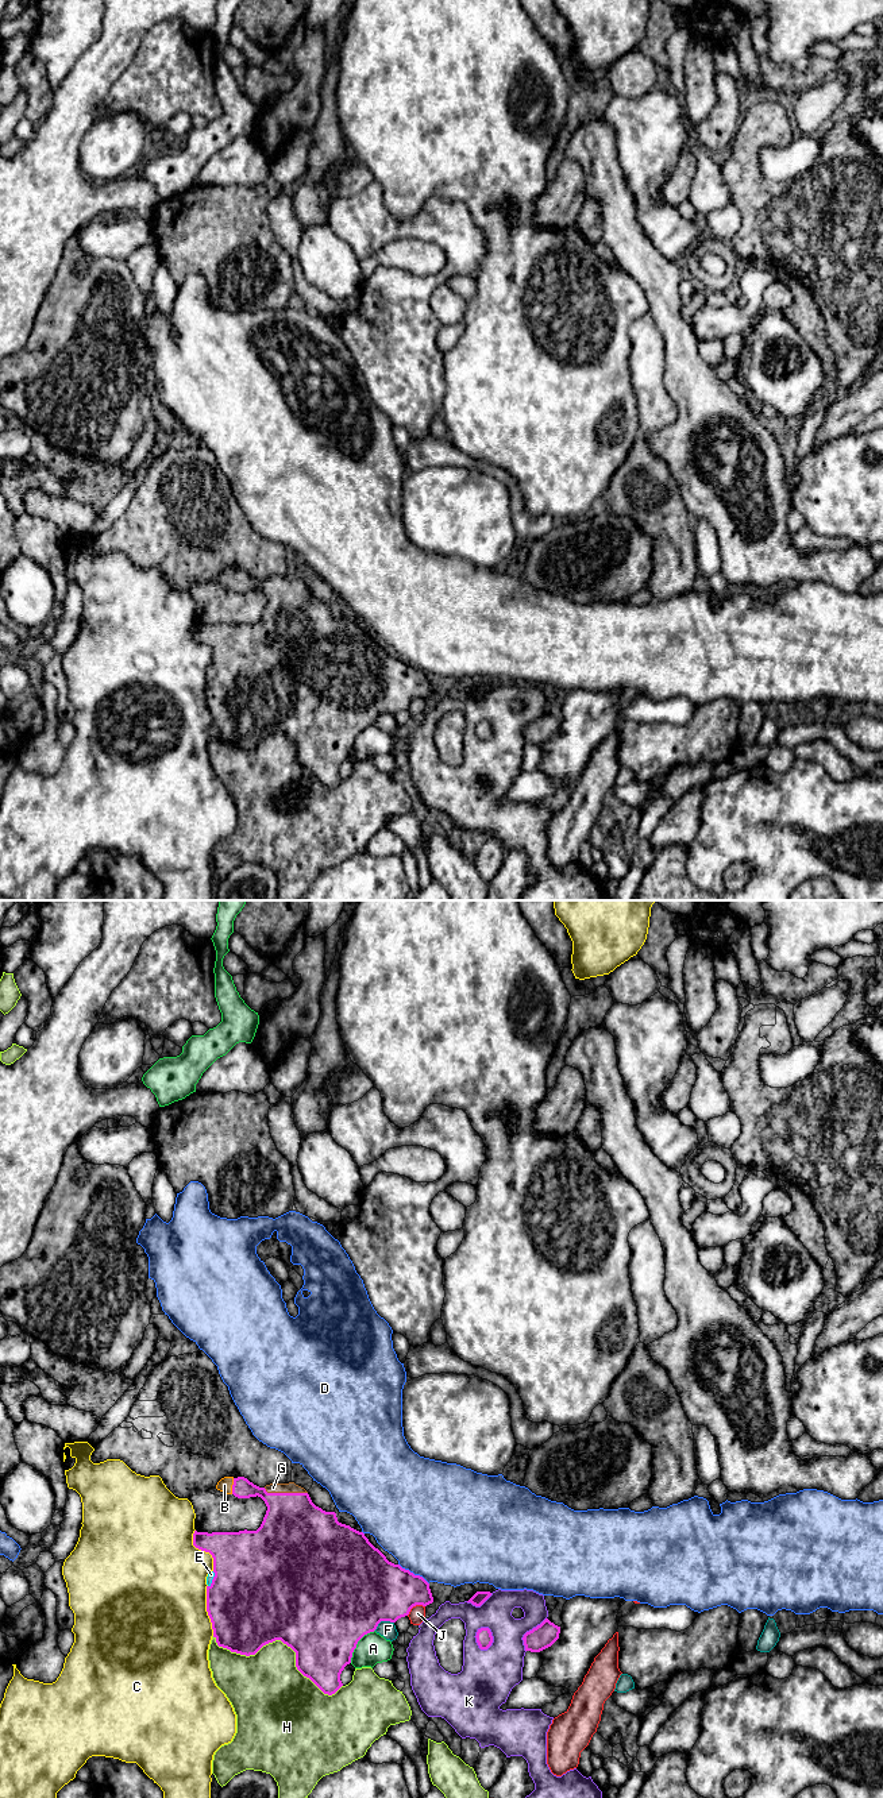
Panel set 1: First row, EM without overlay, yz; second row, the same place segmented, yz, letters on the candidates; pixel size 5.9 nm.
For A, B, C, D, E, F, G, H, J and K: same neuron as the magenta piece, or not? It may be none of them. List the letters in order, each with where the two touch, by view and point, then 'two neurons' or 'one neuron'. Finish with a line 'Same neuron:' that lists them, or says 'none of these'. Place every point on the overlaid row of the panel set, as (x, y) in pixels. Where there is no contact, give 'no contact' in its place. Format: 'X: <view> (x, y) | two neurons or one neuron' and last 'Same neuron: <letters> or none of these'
A: yz (357, 1643) | two neurons
B: yz (232, 1486) | one neuron
C: yz (207, 1611) | two neurons
D: yz (412, 1573) | two neurons
E: yz (212, 1579) | one neuron
F: yz (382, 1620) | two neurons
G: yz (285, 1493) | one neuron
H: yz (282, 1642) | two neurons
J: yz (415, 1605) | two neurons
K: yz (492, 1640) | two neurons
Same neuron: B, E, G

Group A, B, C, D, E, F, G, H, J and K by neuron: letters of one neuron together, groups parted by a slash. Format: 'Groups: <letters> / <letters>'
Groups: A / B E G / C / D / F / H / J / K

